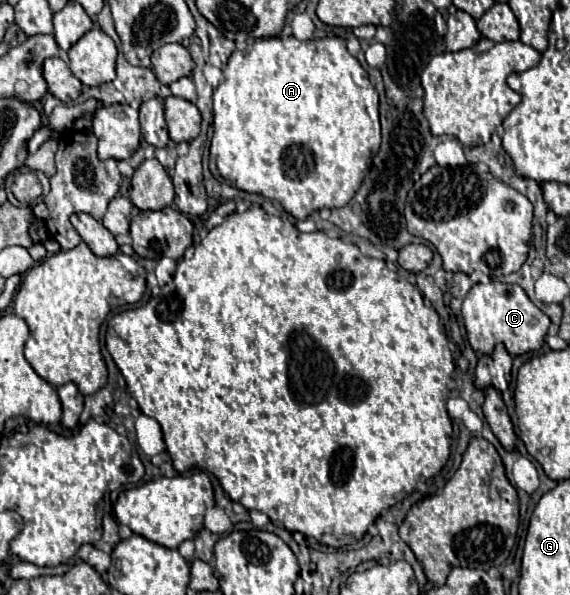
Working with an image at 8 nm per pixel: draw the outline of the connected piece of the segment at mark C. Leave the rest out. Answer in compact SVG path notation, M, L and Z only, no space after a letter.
M486 282L474 284L464 298L462 318L468 334L468 342L476 352L490 354L498 342L506 346L512 356L540 350L550 326L550 318L530 302L526 292L518 284Z

